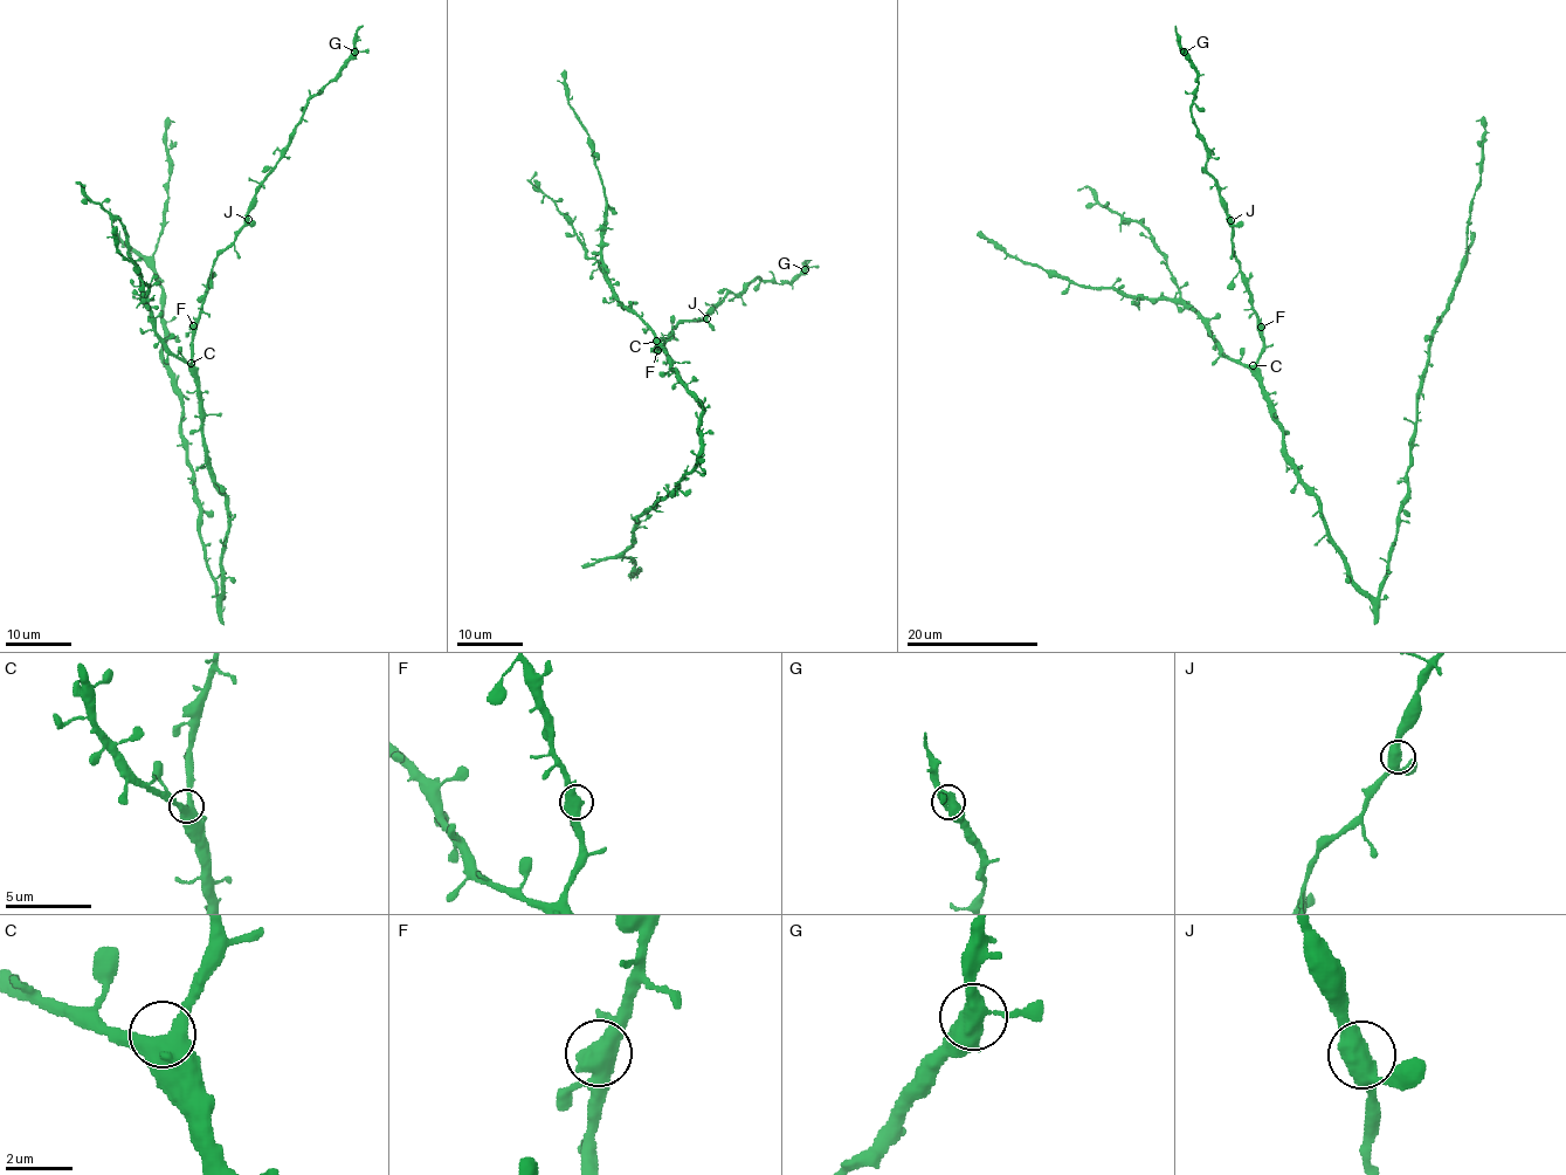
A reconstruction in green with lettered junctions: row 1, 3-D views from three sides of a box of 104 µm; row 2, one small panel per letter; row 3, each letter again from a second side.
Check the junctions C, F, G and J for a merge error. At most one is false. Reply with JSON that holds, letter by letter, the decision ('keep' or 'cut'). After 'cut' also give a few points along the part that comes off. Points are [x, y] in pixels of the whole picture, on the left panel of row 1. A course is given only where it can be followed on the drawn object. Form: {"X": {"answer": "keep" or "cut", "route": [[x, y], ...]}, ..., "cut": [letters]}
{"C": {"answer": "keep"}, "F": {"answer": "keep"}, "G": {"answer": "keep"}, "J": {"answer": "keep"}, "cut": []}

